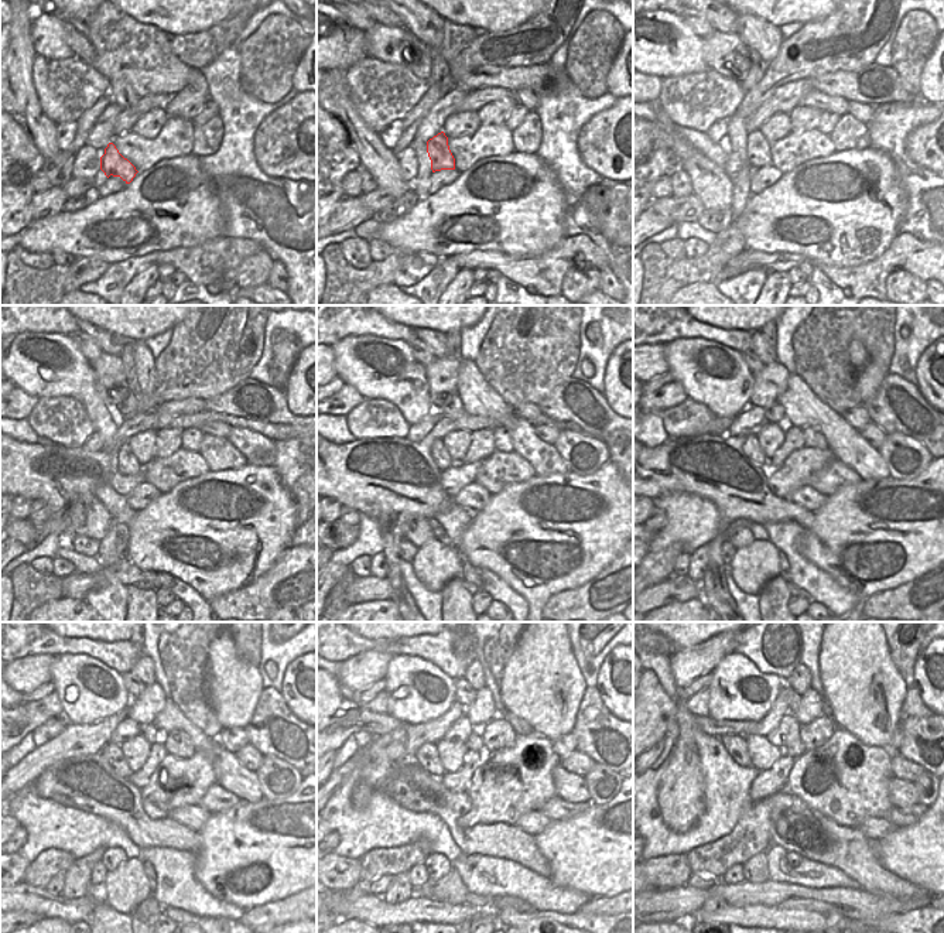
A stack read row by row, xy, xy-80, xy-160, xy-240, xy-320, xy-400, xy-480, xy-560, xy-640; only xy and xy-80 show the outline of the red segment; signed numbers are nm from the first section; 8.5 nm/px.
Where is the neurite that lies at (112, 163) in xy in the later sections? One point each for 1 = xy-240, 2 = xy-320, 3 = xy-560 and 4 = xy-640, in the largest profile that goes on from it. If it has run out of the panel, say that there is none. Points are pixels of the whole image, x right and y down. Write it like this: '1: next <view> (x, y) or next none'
1: next xy-240 (126, 464)
2: next xy-320 (443, 460)
3: next xy-560 (427, 755)
4: next xy-640 (736, 747)

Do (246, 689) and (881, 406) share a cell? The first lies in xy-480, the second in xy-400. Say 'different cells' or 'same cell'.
different cells

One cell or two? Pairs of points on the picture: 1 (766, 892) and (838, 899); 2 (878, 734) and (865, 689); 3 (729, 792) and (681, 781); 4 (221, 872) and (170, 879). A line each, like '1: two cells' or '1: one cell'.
1: one cell
2: one cell
3: two cells
4: two cells

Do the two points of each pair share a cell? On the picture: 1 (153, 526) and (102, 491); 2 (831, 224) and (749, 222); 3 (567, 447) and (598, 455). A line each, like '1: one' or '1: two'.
1: two
2: one
3: one

